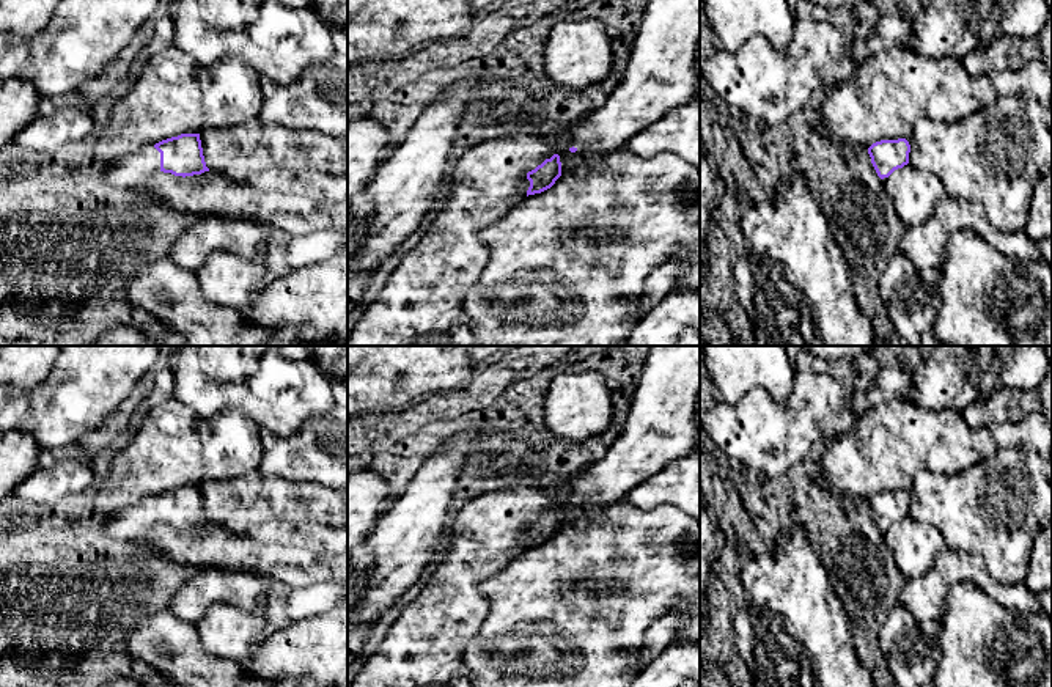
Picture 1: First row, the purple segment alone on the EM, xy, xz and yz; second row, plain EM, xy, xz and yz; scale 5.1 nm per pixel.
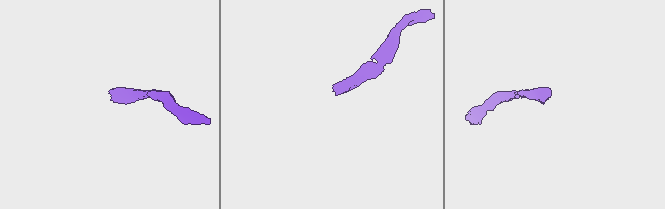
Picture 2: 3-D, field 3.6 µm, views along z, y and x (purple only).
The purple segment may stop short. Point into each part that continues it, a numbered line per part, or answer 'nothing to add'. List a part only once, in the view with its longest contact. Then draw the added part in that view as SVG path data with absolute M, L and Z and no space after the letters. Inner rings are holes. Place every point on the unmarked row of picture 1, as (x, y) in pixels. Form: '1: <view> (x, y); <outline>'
1: xy (134, 522); M146 497L132 506L107 514L104 533L116 539L143 539L154 525L160 524L160 505L154 497Z

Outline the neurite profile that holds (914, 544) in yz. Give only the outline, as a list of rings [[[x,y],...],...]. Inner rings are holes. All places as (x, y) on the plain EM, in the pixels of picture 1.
[[[910,516],[895,522],[885,530],[884,538],[904,579],[925,575],[937,553],[947,546],[934,527]]]

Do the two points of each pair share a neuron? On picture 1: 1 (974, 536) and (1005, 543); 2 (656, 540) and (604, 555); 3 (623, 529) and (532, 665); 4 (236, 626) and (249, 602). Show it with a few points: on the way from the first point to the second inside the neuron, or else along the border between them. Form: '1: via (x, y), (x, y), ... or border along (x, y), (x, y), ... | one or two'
1: via (982, 540), (997, 543) | one
2: via (643, 544), (632, 555), (617, 555) | one
3: via (623, 563), (623, 579), (566, 635) | one
4: border along (266, 595), (253, 610), (209, 607) | two

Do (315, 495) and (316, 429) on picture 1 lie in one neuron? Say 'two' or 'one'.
two

